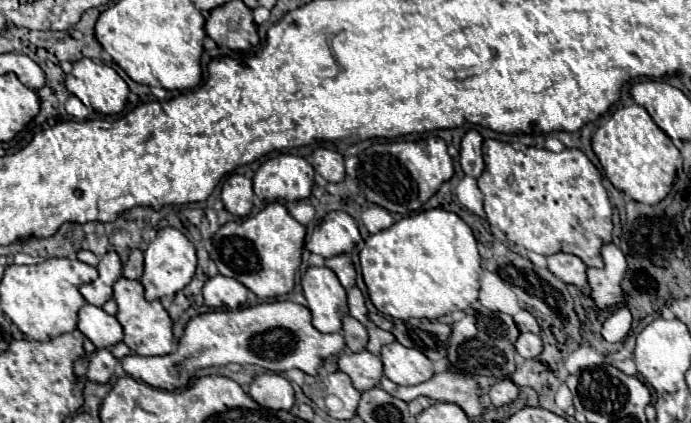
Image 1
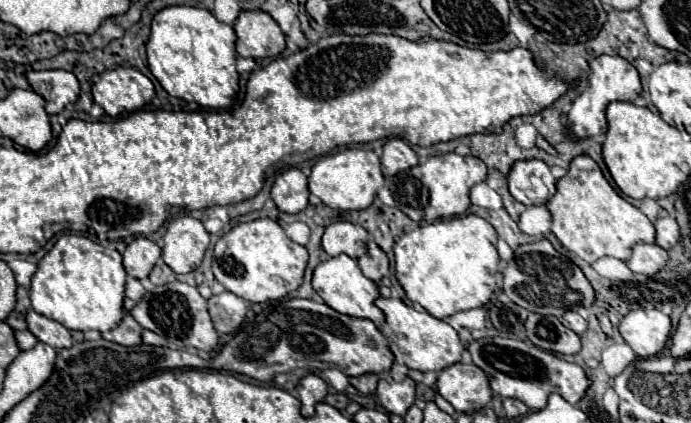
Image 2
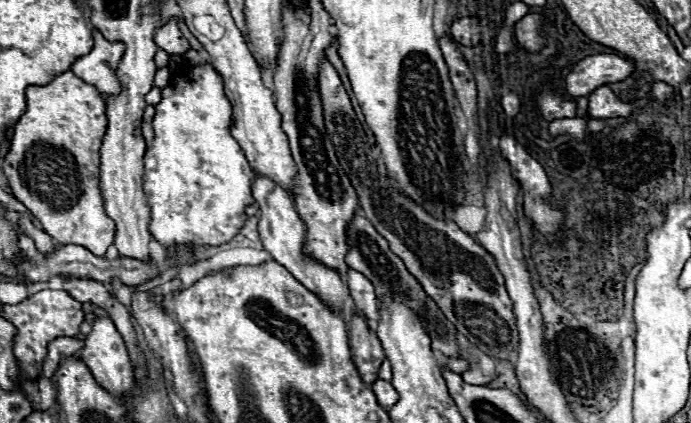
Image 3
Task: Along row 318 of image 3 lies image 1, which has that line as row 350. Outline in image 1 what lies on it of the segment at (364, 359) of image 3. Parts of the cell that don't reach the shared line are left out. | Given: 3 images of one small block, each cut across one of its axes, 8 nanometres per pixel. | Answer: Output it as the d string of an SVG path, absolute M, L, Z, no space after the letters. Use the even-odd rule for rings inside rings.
M352 316L344 318L344 326L342 326L342 336L346 340L346 346L352 352L362 352L368 344L368 332L364 328L364 324L360 324L358 320L354 320Z

